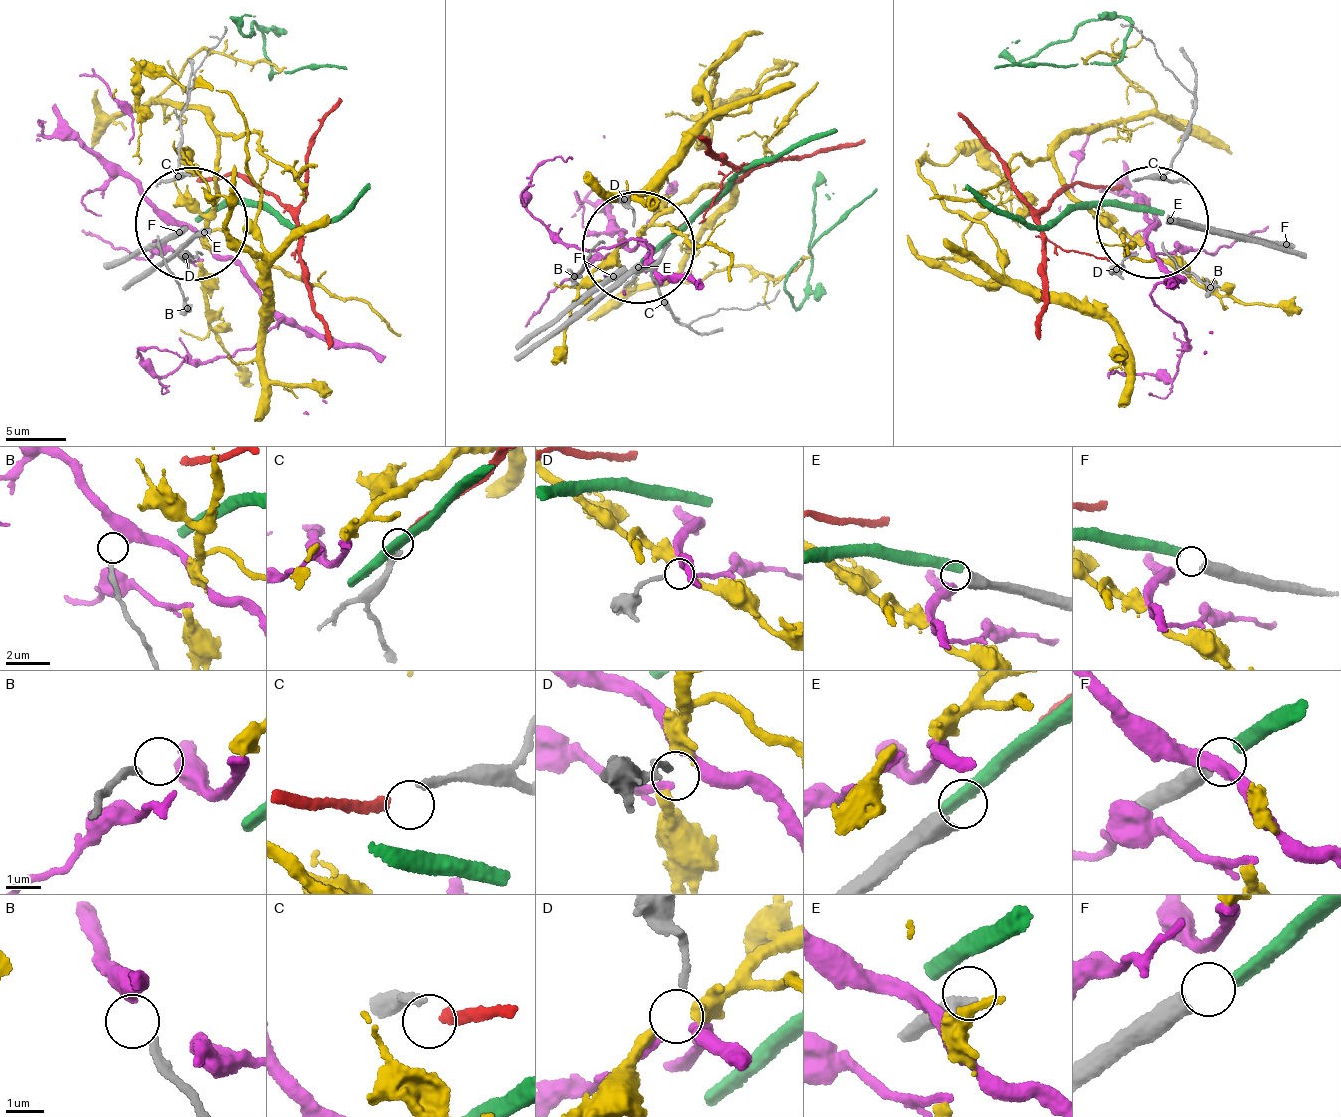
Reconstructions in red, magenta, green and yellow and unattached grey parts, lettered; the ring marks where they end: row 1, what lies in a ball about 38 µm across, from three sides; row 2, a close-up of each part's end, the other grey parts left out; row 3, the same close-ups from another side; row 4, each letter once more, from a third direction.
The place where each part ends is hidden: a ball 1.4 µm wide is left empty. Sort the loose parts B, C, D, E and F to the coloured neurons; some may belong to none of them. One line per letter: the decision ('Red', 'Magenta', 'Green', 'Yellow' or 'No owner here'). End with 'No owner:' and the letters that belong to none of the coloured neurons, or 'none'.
B: No owner here
C: Red
D: Magenta
E: No owner here
F: Green
No owner: B, E

